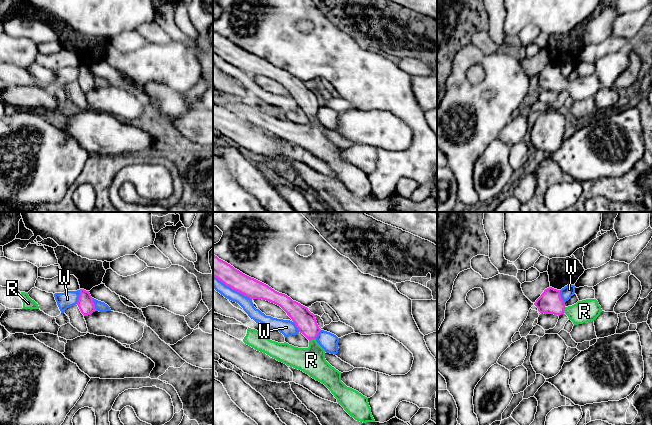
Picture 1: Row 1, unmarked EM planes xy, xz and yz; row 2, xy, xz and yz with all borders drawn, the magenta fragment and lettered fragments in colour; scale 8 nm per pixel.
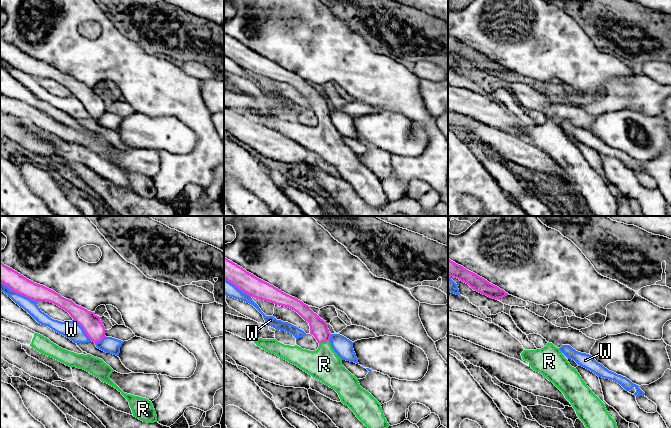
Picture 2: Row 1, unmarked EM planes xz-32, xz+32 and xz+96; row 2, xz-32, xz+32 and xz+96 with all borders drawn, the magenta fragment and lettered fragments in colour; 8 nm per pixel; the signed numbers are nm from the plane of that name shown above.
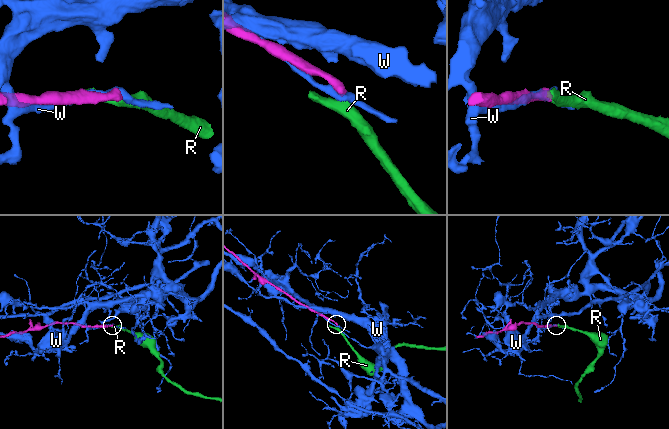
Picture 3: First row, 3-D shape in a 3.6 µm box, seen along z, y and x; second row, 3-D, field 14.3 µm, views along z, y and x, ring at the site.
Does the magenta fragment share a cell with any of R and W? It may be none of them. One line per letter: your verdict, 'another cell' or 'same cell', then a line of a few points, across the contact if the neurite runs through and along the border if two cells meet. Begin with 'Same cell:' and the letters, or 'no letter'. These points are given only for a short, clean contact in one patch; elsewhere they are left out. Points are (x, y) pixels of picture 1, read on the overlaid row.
Same cell: R
R: same cell; line xz (305, 321), (310, 329), (311, 339), (311, 360)
W: another cell

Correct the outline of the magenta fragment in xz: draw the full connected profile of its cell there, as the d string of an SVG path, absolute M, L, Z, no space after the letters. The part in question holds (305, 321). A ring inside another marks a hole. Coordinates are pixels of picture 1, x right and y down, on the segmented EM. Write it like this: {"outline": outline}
{"outline": "M213 255L213 277L250 299L262 299L280 306L292 319L299 332L309 340L309 347L298 348L286 342L278 343L266 338L255 329L240 324L227 324L219 319L213 319L213 328L224 331L255 350L266 353L277 361L301 370L321 382L331 391L338 404L355 420L363 423L375 422L368 398L347 387L341 381L341 372L326 361L325 350L315 339L321 329L315 315L307 307L243 274L215 255Z"}

